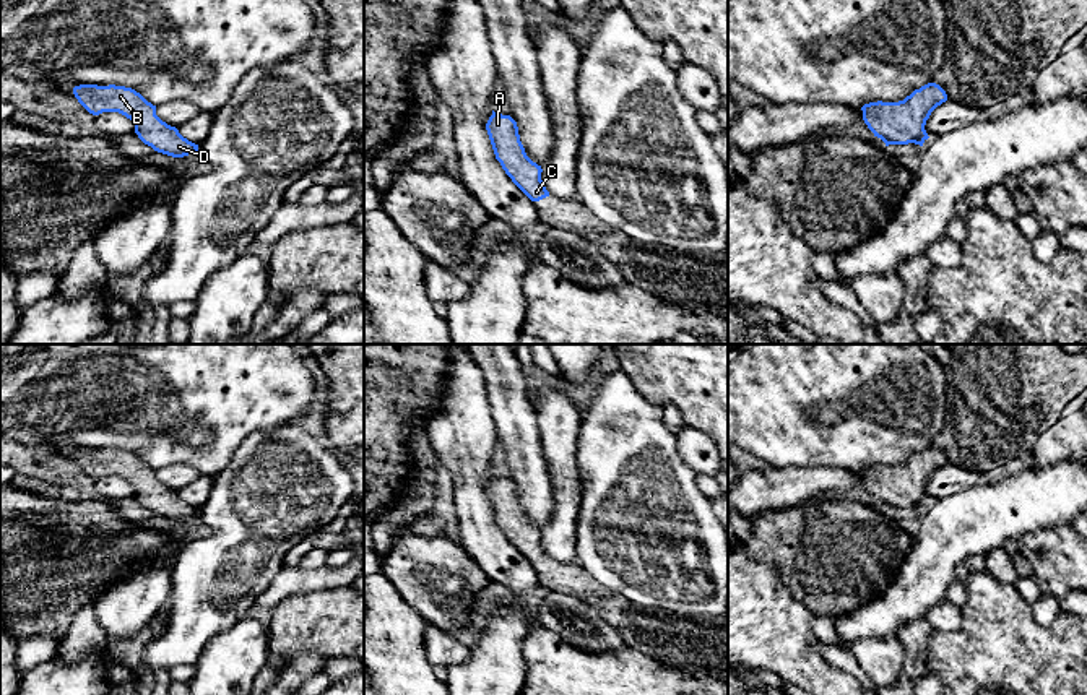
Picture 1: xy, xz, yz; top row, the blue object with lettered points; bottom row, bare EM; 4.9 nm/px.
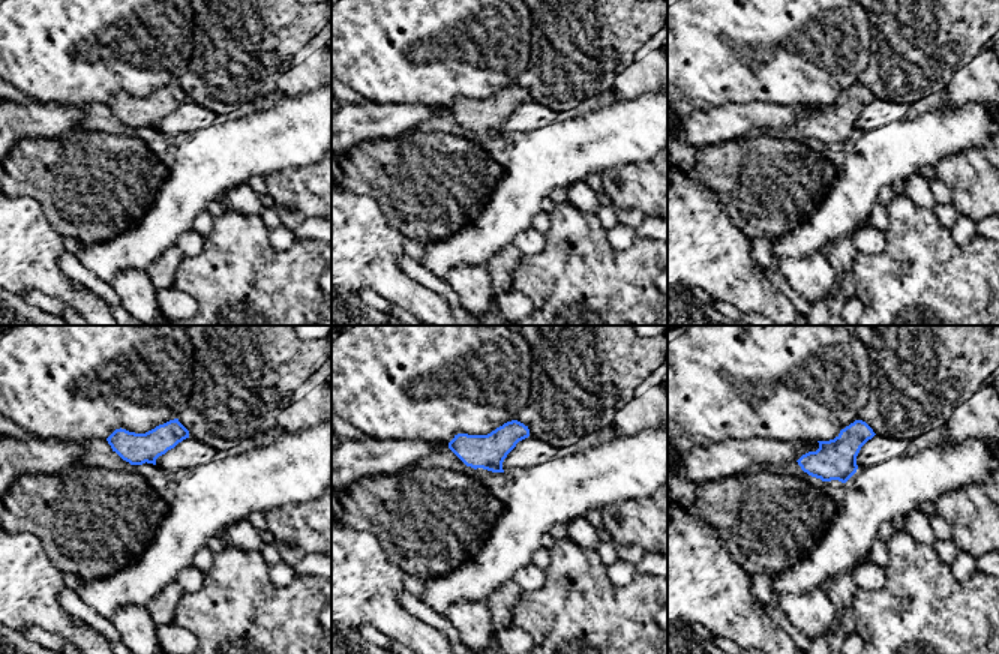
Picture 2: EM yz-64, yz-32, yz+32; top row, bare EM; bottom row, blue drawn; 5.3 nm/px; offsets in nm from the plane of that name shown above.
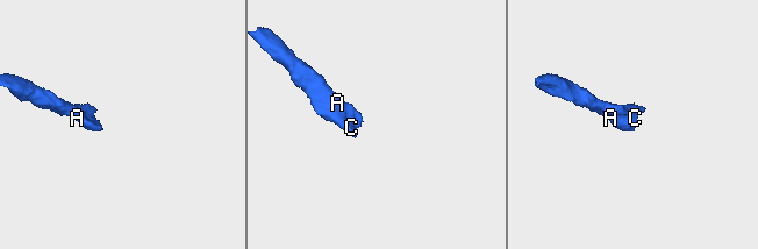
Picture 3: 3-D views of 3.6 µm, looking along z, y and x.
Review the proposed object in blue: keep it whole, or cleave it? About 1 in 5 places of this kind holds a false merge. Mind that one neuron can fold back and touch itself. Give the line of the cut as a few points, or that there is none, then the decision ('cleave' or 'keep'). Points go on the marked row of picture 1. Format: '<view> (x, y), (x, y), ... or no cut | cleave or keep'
no cut | keep

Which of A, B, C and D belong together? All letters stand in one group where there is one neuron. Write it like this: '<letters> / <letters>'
A B C D

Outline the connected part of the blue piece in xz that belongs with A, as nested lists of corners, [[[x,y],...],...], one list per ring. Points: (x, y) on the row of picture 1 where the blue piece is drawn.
[[[496,114],[489,117],[486,130],[505,174],[531,200],[539,201],[549,196],[541,180],[541,166],[533,162],[520,141],[517,122],[510,115]]]

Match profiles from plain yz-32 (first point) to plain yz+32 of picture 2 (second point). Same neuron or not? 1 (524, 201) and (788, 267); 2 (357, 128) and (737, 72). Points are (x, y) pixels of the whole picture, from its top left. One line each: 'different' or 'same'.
1: different
2: different

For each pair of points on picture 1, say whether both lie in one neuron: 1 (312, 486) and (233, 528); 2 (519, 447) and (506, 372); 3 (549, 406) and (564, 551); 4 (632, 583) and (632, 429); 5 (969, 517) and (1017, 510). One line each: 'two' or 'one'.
1: one
2: one
3: one
4: one
5: one

